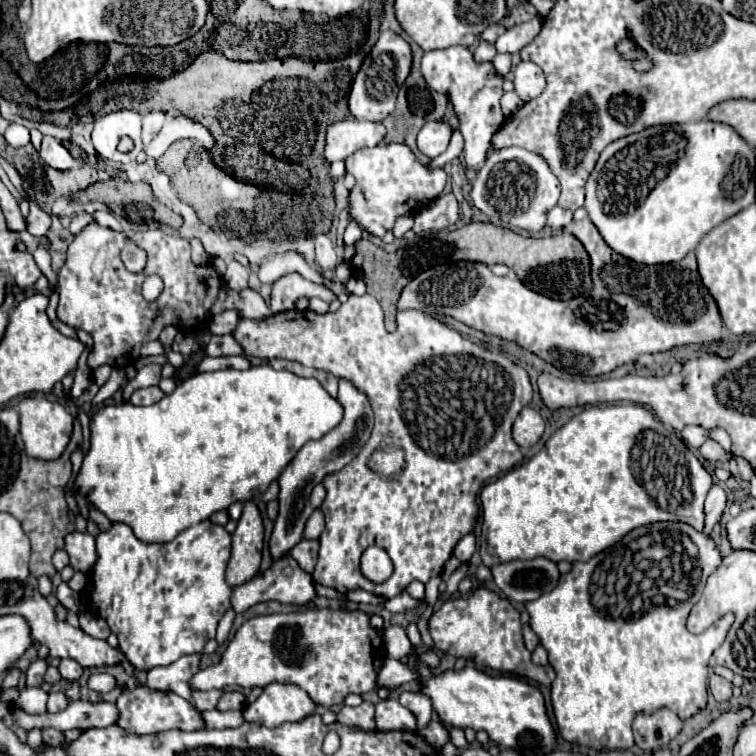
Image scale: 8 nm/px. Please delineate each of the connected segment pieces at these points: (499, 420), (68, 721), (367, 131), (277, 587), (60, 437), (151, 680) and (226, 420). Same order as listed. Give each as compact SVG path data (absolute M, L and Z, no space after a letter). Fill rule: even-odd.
M351 294L349 300L345 304L341 304L341 308L337 312L327 312L327 314L317 314L313 310L289 310L289 312L281 312L281 314L273 314L269 318L263 318L263 320L247 320L243 318L239 322L239 326L235 328L233 332L235 340L243 346L245 354L249 356L257 356L257 358L265 358L265 360L271 360L271 358L285 358L285 360L295 360L295 362L301 362L303 366L313 366L313 368L321 368L325 372L331 372L335 374L337 378L347 378L351 380L359 390L363 390L367 394L367 398L371 400L373 404L373 410L375 410L375 428L373 428L373 434L369 438L369 442L365 444L363 452L351 462L347 464L347 468L343 468L341 472L337 474L331 474L323 480L323 486L327 490L327 498L321 506L321 512L325 514L325 530L321 534L321 550L319 550L319 562L317 562L317 568L313 572L313 578L323 584L323 586L329 586L329 588L335 588L339 592L347 592L347 590L357 590L357 588L363 588L371 594L379 594L379 596L385 596L385 598L395 598L399 592L403 592L413 580L419 580L419 582L427 582L429 578L441 574L445 562L449 560L455 544L467 534L473 530L475 526L475 516L477 516L477 494L479 490L483 488L483 484L487 480L491 480L493 476L499 476L507 470L511 470L513 466L517 466L521 460L523 460L523 452L521 448L513 442L511 438L511 426L517 418L517 414L521 412L521 408L529 406L529 402L533 400L533 386L531 386L531 378L527 374L525 368L513 364L503 352L491 352L487 348L481 348L479 344L467 340L465 336L461 336L457 330L453 330L451 326L447 326L445 322L429 316L429 314L423 314L419 310L405 310L405 312L397 312L397 330L395 332L387 332L385 328L385 316L383 316L383 308L379 304L379 300L371 294L363 294L363 296L355 296ZM385 436L385 440L389 440L391 446L395 448L401 448L405 452L405 468L401 470L401 474L393 476L393 478L385 478L377 472L373 472L369 468L369 458L379 450L379 442L381 438ZM367 546L381 546L387 550L389 558L393 560L393 576L385 582L385 584L373 584L369 582L367 578L363 578L361 570L359 570L359 558L361 558L361 552L367 548Z
M85 700L69 702L67 710L57 714L27 714L15 706L9 706L9 712L13 720L25 730L53 726L61 731L71 728L85 731L91 728L105 728L117 722L117 708L115 704L109 702L85 702Z
M343 120L327 126L325 160L345 160L355 150L365 146L377 146L385 138L385 126L381 122L367 120Z
M283 556L279 560L275 560L271 564L269 570L265 570L263 574L257 574L255 578L247 580L245 584L241 586L235 586L233 588L233 594L231 594L231 604L233 604L233 610L237 614L249 610L251 606L259 604L259 602L269 602L269 600L277 600L281 604L307 604L311 598L315 596L315 590L313 590L313 584L311 584L311 574L303 572L299 568L299 564L291 558L291 556ZM283 566L291 566L293 568L293 574L291 576L283 576L281 570Z
M29 396L19 402L19 416L21 416L21 438L25 442L27 454L37 460L57 460L63 454L63 448L67 448L71 440L71 432L73 432L71 412L59 402Z
M201 654L183 656L177 662L163 666L163 668L151 668L147 672L147 686L163 692L175 692L177 696L191 700L191 676L199 670L199 658Z
M269 364L251 366L247 370L217 370L217 372L201 372L187 378L183 384L175 388L173 394L163 396L159 402L151 406L133 406L131 402L119 406L105 406L91 418L91 450L83 460L81 472L75 480L75 488L91 500L111 522L125 522L133 528L135 536L143 542L171 542L181 530L209 518L213 512L227 510L233 502L247 502L255 496L263 494L271 482L279 478L279 472L287 468L287 464L295 458L295 452L303 448L309 440L323 438L329 430L333 430L343 418L343 406L337 398L329 396L327 390L315 378L301 378L287 370L273 370Z

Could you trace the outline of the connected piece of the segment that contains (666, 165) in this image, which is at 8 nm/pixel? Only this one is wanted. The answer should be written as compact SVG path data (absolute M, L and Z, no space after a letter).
M713 120L651 126L611 142L599 156L589 180L585 210L603 240L621 256L641 264L683 260L701 238L755 202L755 152L729 126Z

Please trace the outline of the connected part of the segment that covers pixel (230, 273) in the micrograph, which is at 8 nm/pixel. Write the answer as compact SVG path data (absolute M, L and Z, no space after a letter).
M229 262L227 270L225 270L225 282L229 288L233 290L243 290L247 286L247 274L249 270L245 266L241 266L239 262Z

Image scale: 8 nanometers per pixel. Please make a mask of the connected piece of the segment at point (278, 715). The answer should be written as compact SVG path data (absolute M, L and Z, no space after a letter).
M269 684L261 696L249 704L243 712L247 722L255 722L267 728L281 726L283 722L299 722L315 714L317 704L295 684Z

